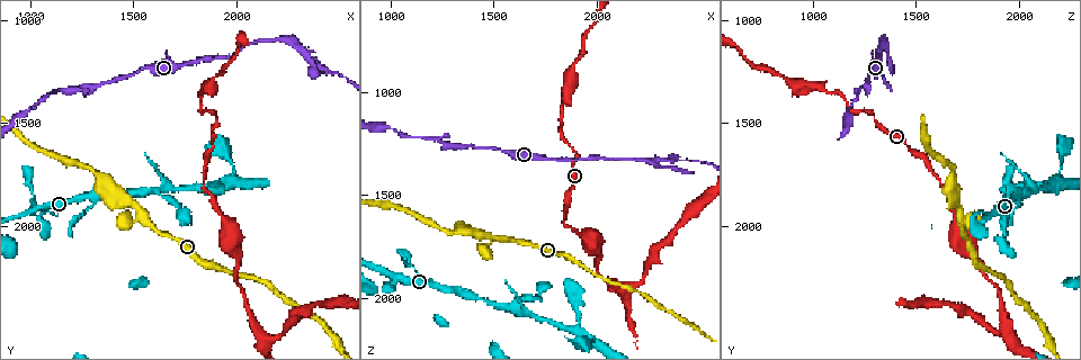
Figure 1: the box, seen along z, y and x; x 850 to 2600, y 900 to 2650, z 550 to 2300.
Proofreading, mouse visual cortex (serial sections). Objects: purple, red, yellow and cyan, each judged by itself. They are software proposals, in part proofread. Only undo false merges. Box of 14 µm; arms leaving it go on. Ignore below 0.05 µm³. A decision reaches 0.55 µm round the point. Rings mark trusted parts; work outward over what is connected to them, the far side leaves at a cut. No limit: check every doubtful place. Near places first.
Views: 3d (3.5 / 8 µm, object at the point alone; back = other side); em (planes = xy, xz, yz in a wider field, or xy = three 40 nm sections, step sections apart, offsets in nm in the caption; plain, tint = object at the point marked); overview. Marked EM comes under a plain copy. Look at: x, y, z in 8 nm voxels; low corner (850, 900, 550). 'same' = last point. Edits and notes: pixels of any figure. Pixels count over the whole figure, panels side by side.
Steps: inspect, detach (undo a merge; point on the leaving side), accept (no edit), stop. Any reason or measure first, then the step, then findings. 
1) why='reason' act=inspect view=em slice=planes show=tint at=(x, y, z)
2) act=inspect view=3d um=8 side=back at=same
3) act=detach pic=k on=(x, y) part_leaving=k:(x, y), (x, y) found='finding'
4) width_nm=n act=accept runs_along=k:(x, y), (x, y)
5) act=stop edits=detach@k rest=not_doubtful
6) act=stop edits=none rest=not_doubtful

why='two arms at a narrow angle' act=inspect view=3d um=3.5 at=(1560, 1850, 2040)

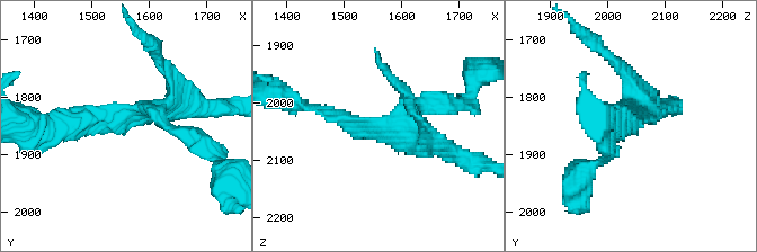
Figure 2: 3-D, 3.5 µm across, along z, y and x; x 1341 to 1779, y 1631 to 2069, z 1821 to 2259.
arms=4 arm_widths_nm=150,150,200,300 why='shape alone is not enough' act=inspect view=em slice=xy step=5 show=tint at=(1555, 1835, 2045)

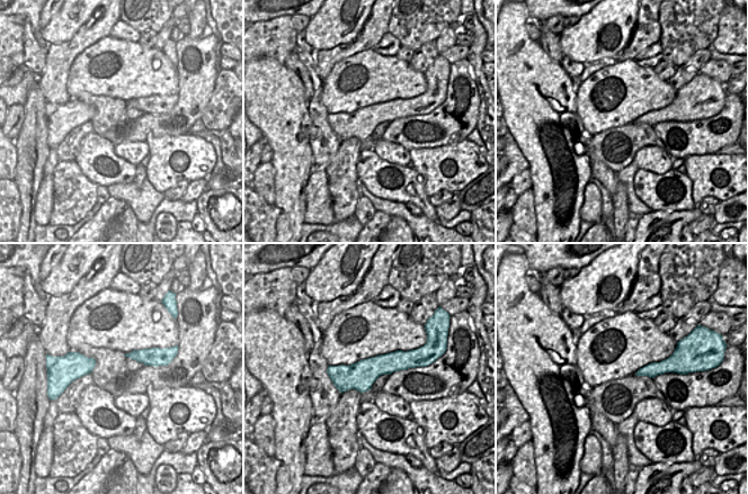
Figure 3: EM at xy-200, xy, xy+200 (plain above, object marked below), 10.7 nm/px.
act=accept found='all the same cell'

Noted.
why='thin neck' act=inspect view=3d um=3.5 side=back at=(1230, 1330, 1230)

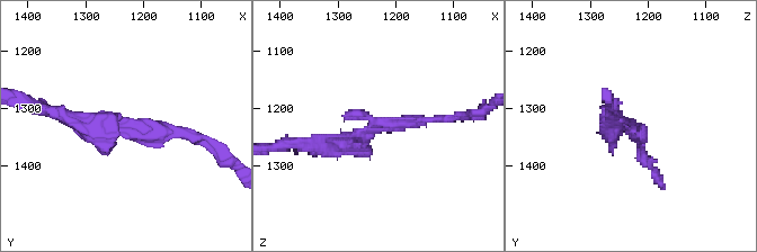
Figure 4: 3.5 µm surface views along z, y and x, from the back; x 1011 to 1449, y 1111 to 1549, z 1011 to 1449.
arm_widths_nm=150,250 act=inspect view=em slice=planes show=tint at=(1240, 1330, 1230)

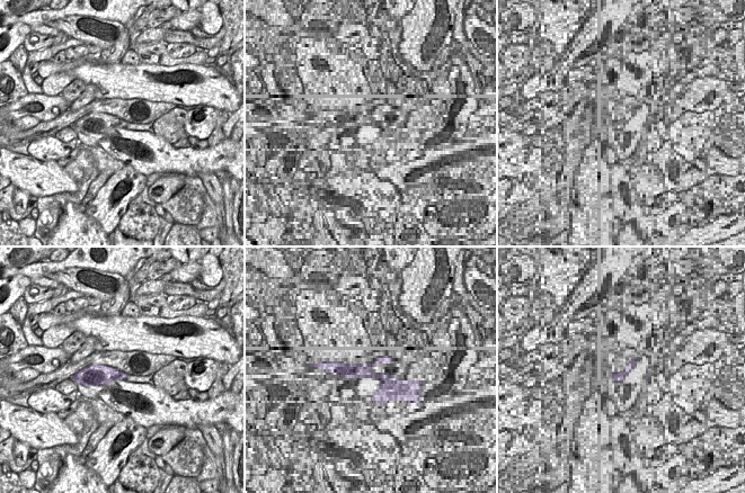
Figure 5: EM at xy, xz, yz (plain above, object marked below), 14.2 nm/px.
act=accept runs_along=4:(56, 111), (80, 125), (194, 138) found='continuous, no second cell'

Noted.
why='branch point' act=inspect view=3d um=8 at=(2270, 1110, 1350)

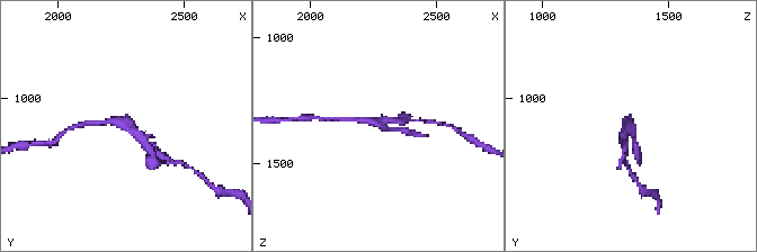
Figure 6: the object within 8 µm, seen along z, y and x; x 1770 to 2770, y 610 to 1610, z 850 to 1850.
why='now the EM' act=inspect view=em slice=xy step=5 show=tint at=(2290, 1120, 1340)

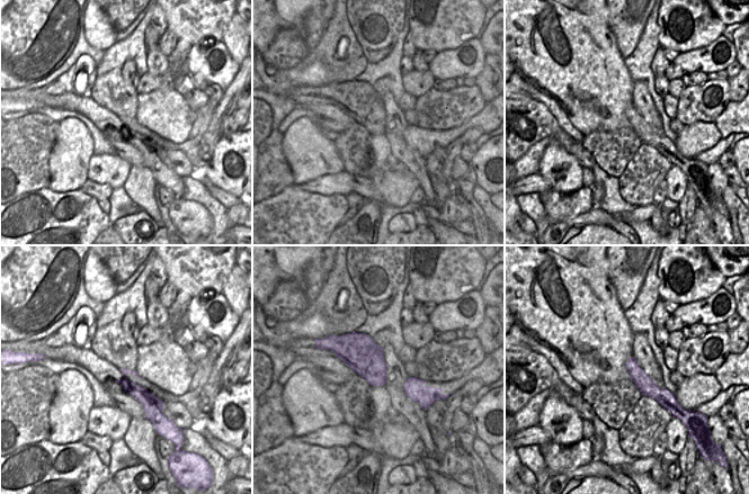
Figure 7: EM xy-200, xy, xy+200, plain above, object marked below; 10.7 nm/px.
act=detach pic=6 on=(635, 149) found='two cells meet here'

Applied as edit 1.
why='redraw' act=inspect view=overview

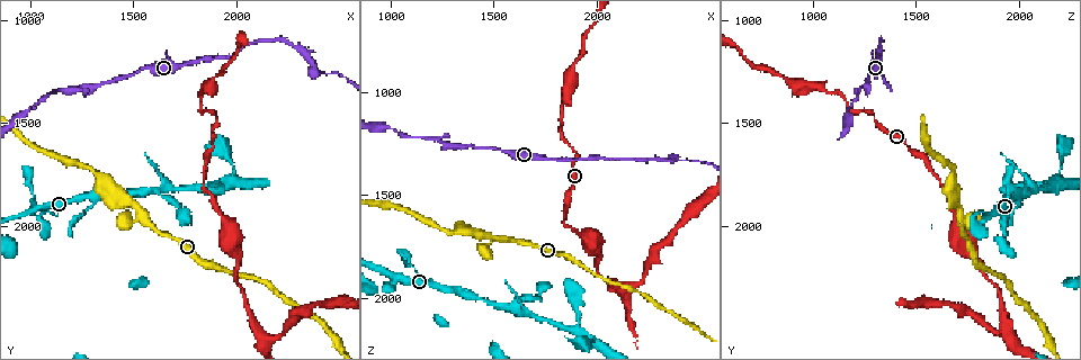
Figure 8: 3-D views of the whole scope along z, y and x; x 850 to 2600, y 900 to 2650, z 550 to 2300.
act=inspect view=3d um=8 at=(2420, 1260, 1330)

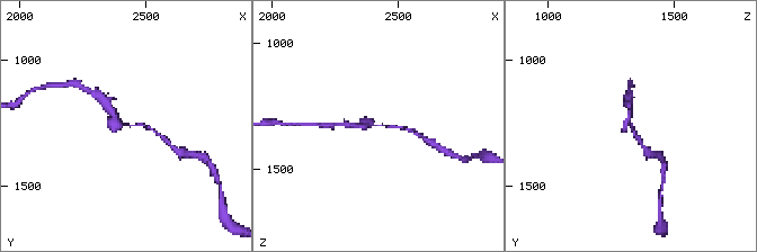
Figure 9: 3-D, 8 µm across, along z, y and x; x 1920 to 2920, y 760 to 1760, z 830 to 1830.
act=inspect view=3d um=3.5 at=(2420, 1250, 1330)

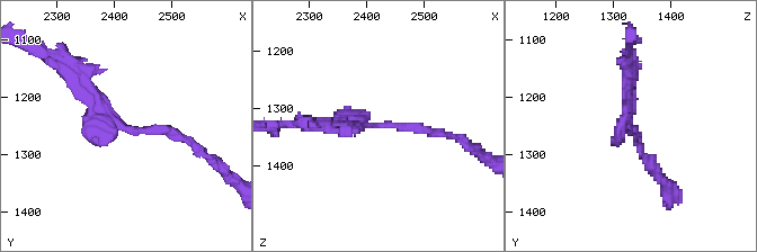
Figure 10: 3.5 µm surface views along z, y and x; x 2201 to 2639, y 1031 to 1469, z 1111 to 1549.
act=inspect view=em slice=xy step=3 show=tint at=(2420, 1255, 1330)

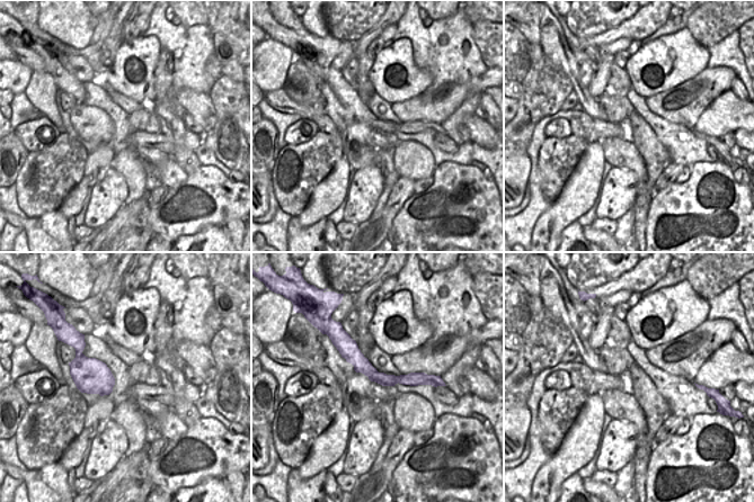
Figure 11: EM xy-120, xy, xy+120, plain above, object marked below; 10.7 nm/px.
arm_widths_nm=150,200 act=accept runs_along=11:(340, 348), (383, 379), (426, 382) found='one cell here'

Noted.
act=stop edits=detach@6 rest=not_doubtful

